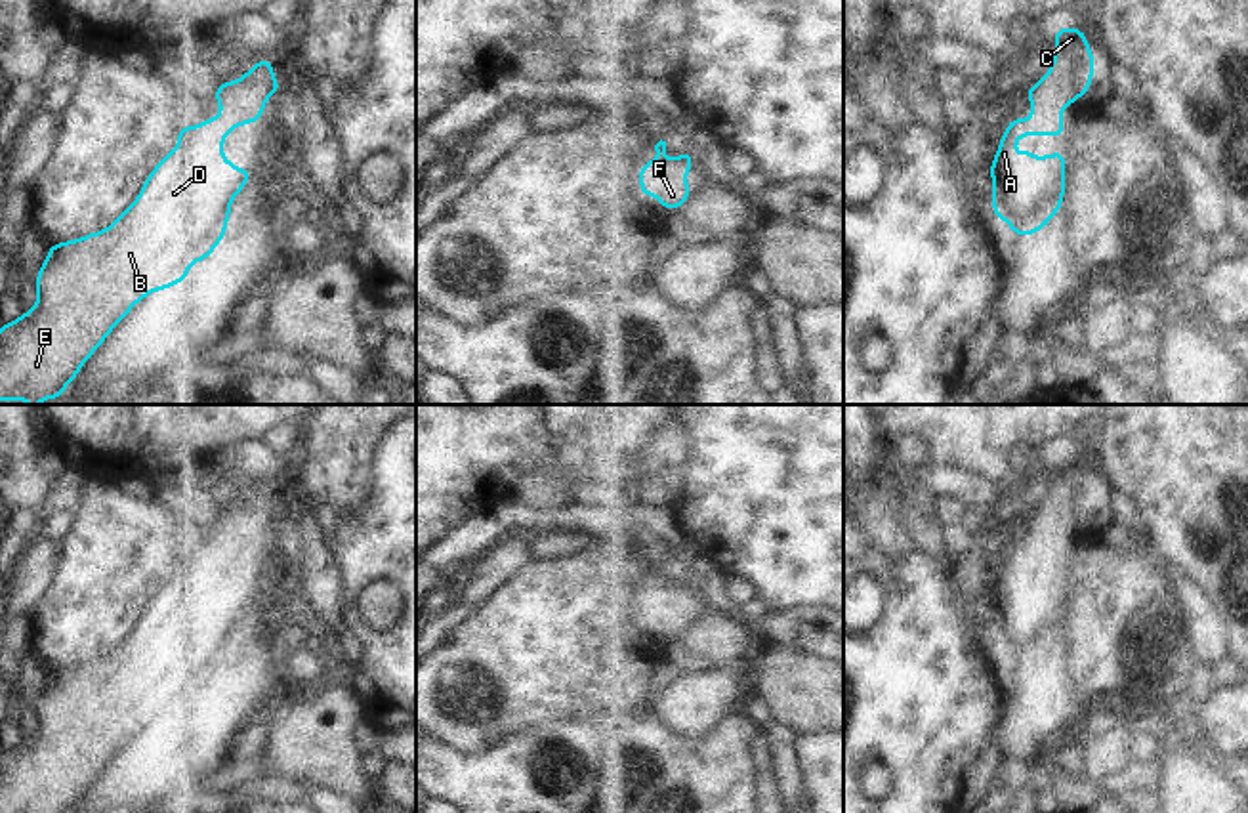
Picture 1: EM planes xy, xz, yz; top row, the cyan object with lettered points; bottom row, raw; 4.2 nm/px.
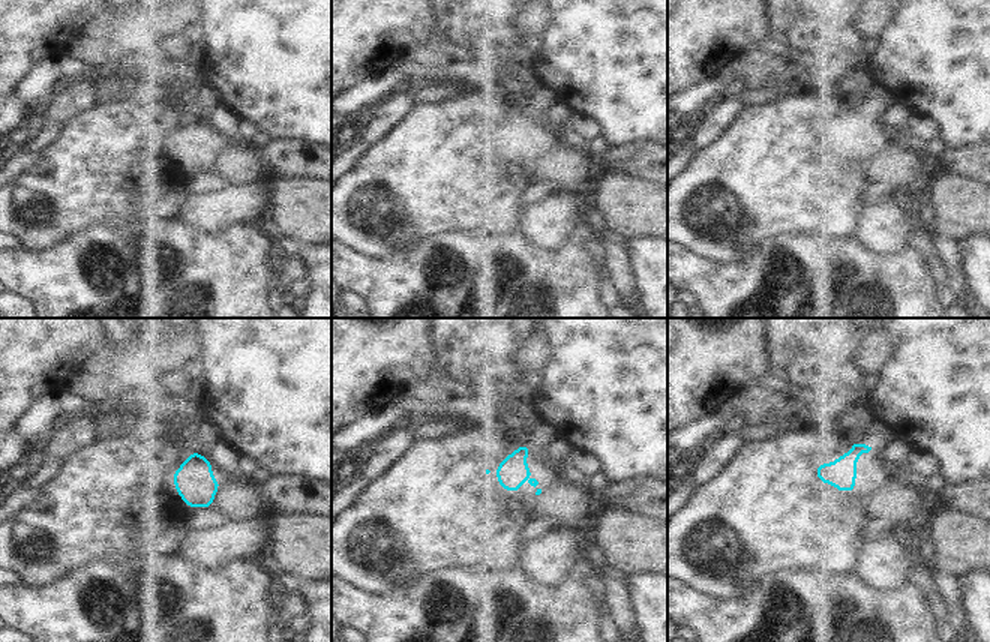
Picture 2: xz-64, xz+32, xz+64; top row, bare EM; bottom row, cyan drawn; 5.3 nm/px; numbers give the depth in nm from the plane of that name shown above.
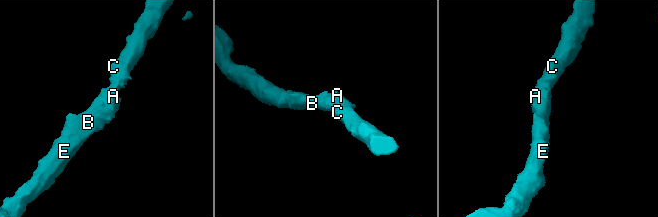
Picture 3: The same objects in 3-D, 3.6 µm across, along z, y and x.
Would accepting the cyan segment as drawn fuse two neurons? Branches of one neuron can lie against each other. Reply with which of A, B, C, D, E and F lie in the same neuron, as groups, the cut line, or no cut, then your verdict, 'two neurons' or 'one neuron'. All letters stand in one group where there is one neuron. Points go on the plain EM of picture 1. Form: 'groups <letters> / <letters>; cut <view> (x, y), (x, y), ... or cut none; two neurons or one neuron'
groups A B C D E F; cut none; one neuron

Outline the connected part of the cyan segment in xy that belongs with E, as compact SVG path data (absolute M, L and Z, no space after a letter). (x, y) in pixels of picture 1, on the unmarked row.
M263 485L239 508L214 515L221 540L198 553L185 552L177 557L177 573L151 597L135 628L109 655L74 668L50 672L34 708L36 731L15 748L0 752L0 813L69 813L135 731L151 719L164 719L185 710L191 693L210 685L227 660L233 626L246 616L254 601L254 597L239 595L225 586L223 569L237 553L260 550L265 529L282 515L273 500L275 492Z

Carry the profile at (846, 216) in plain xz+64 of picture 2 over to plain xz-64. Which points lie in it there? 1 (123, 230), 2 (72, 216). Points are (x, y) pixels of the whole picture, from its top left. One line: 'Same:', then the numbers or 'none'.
Same: 2

